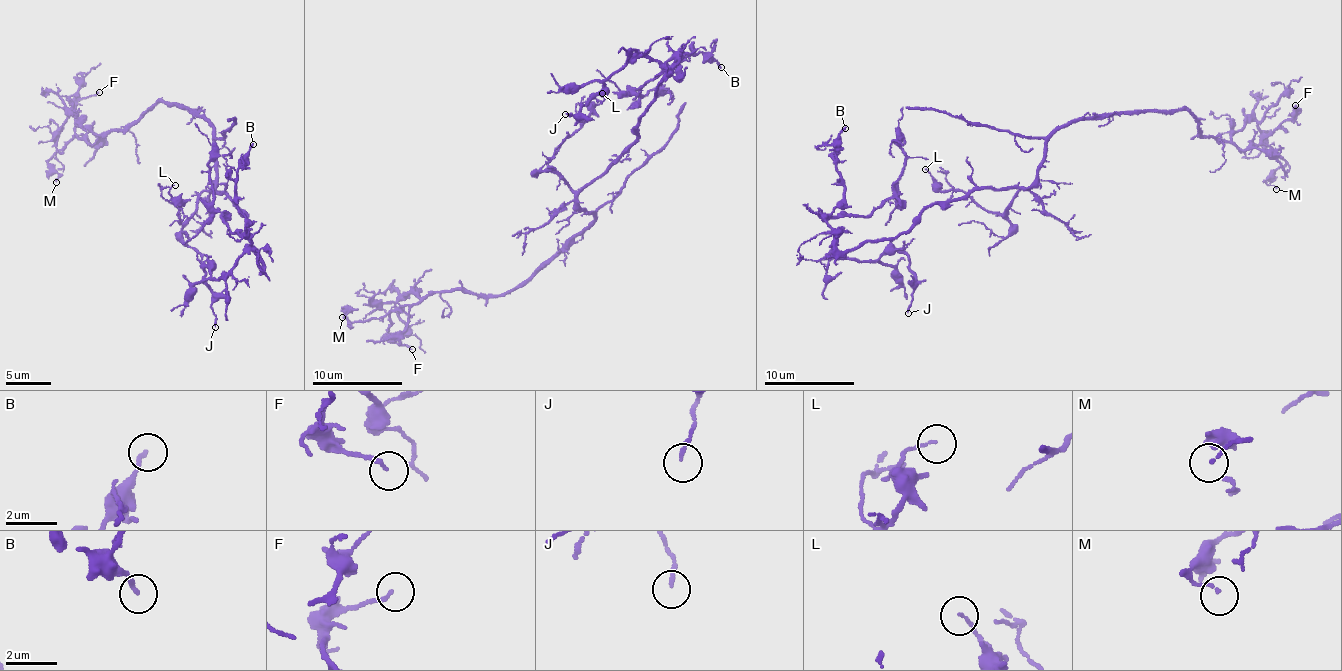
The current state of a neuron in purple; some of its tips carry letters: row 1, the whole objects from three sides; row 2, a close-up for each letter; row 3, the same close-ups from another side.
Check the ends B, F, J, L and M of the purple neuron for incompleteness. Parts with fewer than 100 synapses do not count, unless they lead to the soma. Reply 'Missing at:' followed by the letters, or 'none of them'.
Missing at: none of them

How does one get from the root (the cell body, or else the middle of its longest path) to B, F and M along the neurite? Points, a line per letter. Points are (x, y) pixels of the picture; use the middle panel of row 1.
B: (577, 199), (633, 143), (639, 116), (673, 72), (676, 58), (677, 66), (677, 61), (706, 53), (721, 67)
F: (577, 199), (580, 209), (596, 210), (593, 220), (519, 286), (439, 291), (390, 310), (388, 332), (412, 349)
M: (577, 199), (593, 220), (511, 290), (439, 291), (380, 317), (342, 317)

